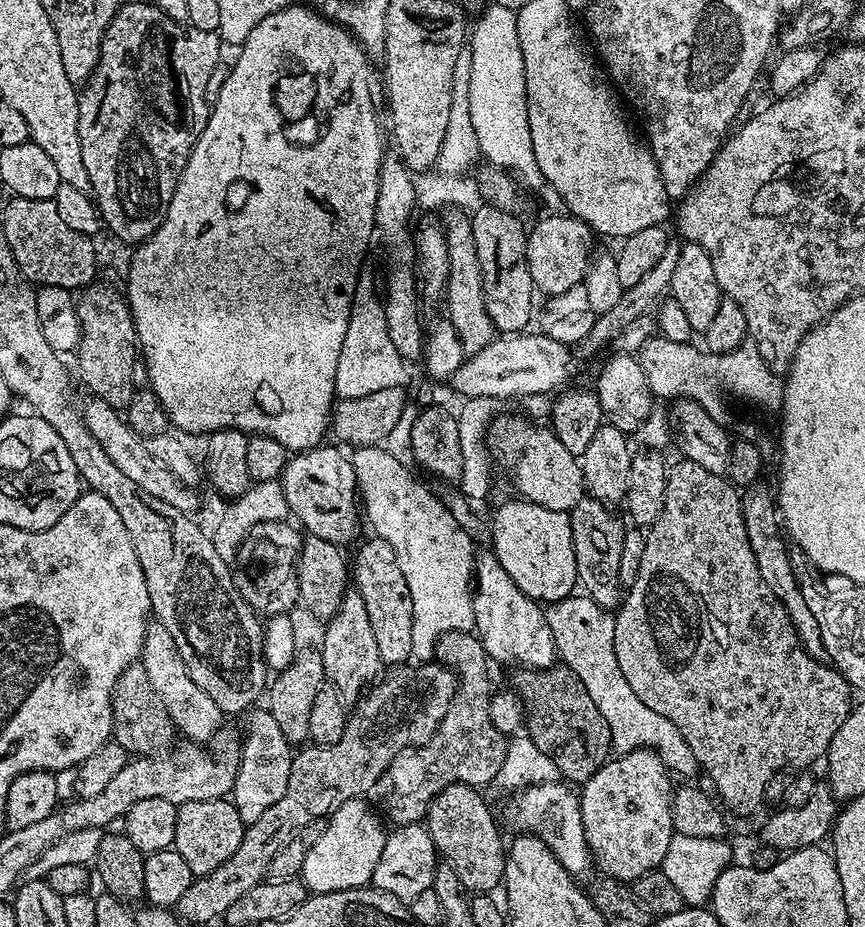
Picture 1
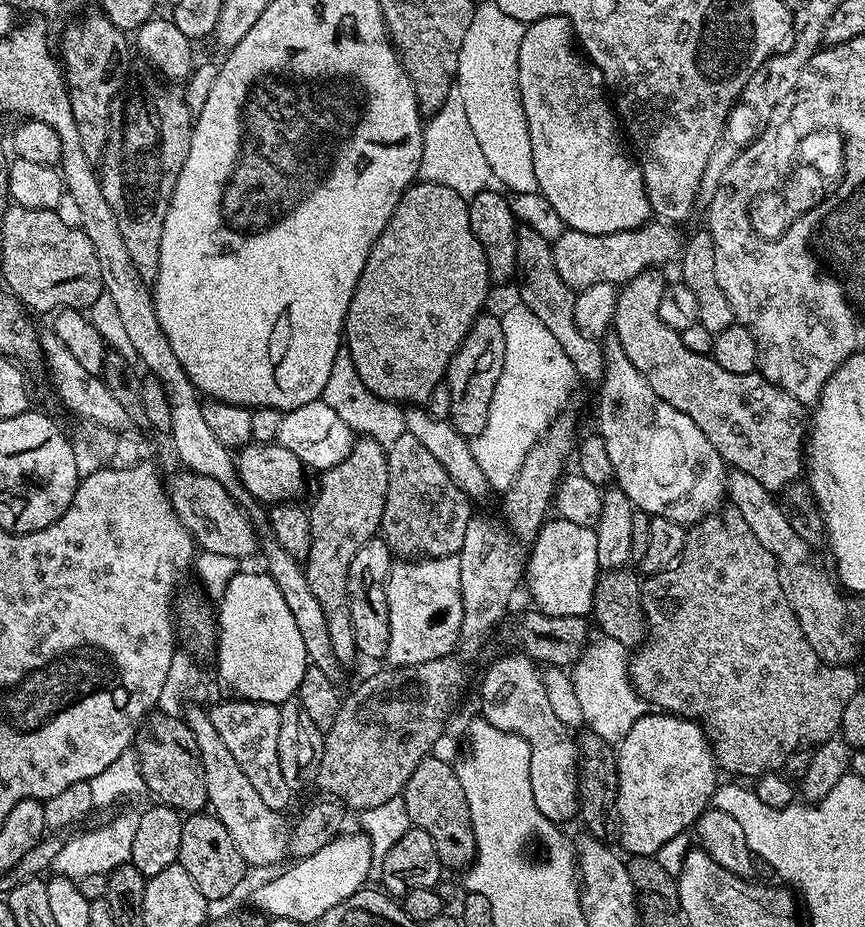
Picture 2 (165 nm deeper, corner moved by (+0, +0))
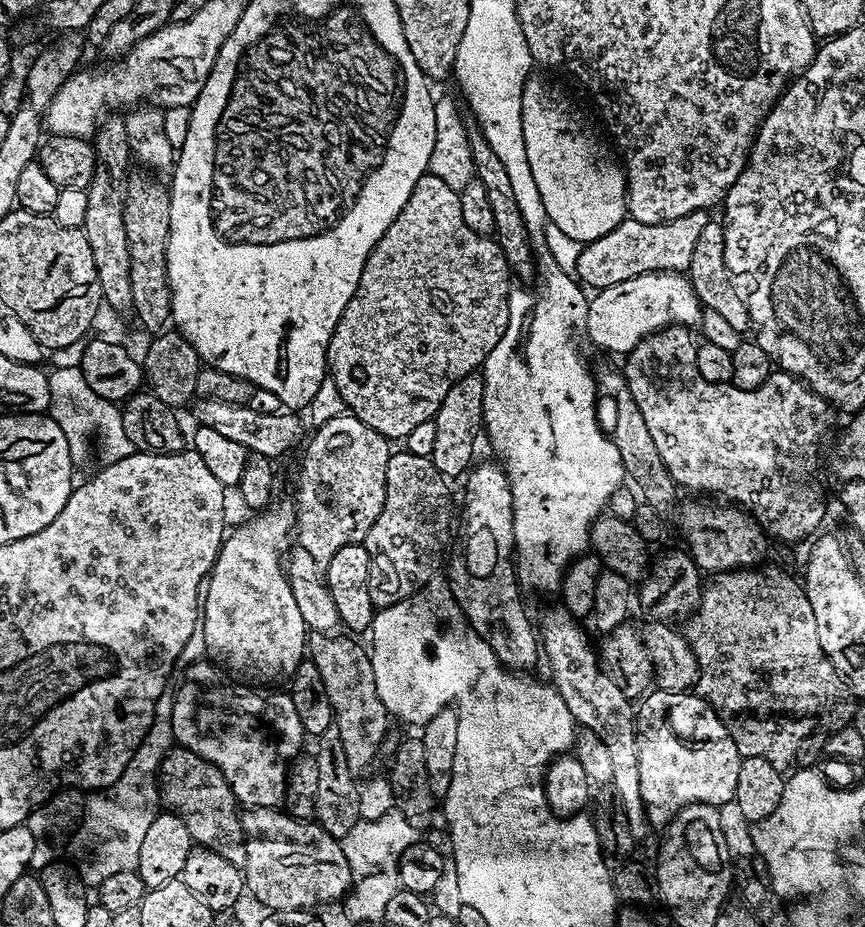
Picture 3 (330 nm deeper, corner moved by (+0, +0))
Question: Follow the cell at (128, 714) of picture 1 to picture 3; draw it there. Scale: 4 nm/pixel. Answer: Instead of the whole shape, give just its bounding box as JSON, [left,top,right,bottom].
[158,746,246,866]

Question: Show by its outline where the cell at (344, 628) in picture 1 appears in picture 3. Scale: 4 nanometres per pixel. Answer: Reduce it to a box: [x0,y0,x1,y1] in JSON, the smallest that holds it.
[294,414,390,566]

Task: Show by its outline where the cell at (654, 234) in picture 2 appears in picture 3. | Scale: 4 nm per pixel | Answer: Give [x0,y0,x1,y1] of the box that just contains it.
[575,211,709,290]

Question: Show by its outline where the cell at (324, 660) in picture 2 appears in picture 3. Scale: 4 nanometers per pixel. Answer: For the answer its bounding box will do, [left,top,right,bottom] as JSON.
[307,632,390,778]

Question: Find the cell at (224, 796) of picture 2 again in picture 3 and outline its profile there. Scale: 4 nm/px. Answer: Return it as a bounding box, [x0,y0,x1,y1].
[240,808,352,910]

